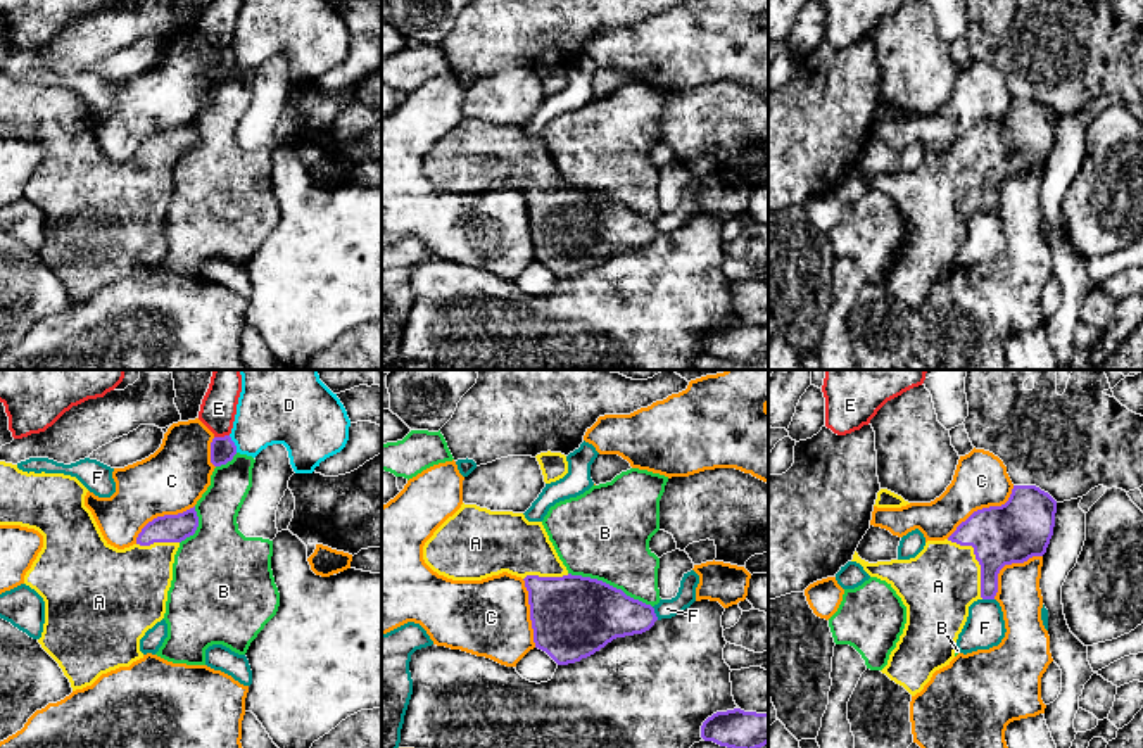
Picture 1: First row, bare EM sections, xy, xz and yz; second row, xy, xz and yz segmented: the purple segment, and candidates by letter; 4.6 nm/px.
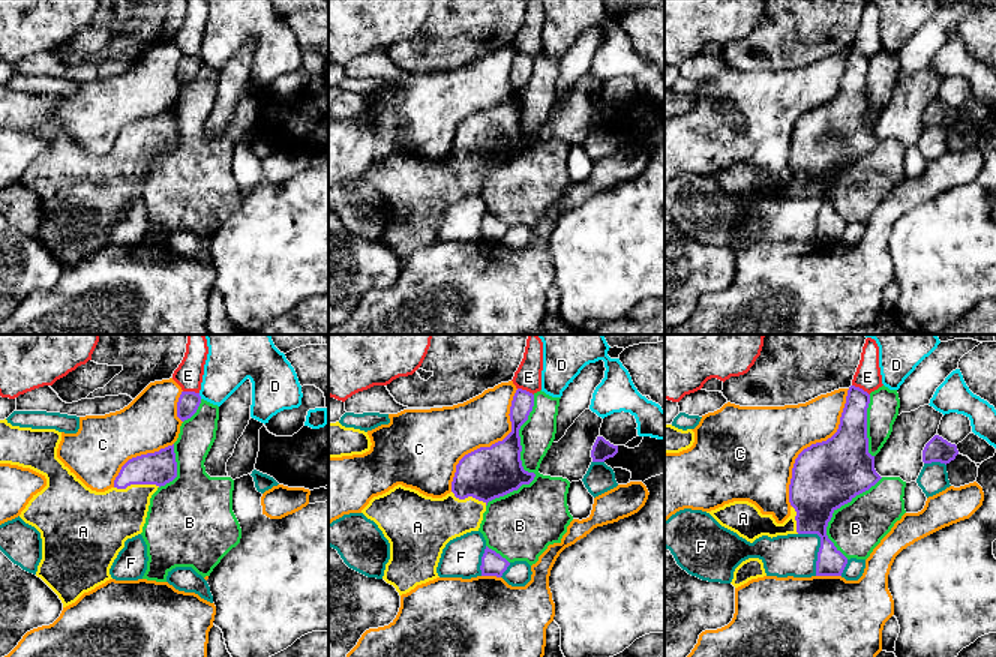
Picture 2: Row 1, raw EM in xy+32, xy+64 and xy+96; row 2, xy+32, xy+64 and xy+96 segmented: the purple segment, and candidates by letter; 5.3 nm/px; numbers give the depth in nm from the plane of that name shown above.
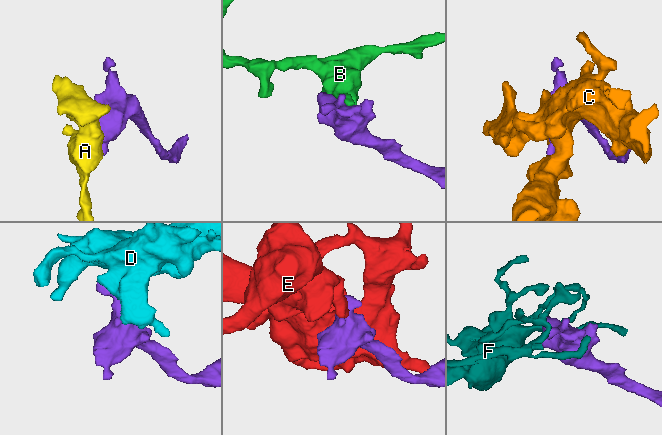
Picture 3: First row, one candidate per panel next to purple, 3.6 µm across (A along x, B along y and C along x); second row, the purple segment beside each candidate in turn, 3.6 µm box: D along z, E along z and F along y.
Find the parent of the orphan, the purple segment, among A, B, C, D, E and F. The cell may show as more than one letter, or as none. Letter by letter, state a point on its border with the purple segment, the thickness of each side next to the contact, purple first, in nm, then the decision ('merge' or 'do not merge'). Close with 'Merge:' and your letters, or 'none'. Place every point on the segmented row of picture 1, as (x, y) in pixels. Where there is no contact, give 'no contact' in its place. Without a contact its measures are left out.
A: contact yz (976, 558); calibres 280 and 340 nm; merge
B: contact xz (608, 584); calibres 380 and 420 nm; do not merge
C: contact yz (983, 508); calibres 280 and 260 nm; do not merge
D: contact xy (233, 444); calibres 120 and 340 nm; do not merge
E: contact xy (221, 437); calibres 120 and 170 nm; do not merge
F: contact xz (655, 614); calibres 260 and 90 nm; do not merge
Merge: A

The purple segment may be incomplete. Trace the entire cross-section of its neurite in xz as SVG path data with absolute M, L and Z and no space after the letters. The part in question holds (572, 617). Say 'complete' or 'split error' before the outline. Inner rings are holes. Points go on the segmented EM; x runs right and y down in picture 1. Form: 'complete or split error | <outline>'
split error | M463 503L425 542L423 560L433 572L452 580L482 580L502 572L521 577L528 591L535 648L558 665L580 662L616 637L642 634L658 620L651 605L627 596L622 589L572 575L542 522L528 522L523 513L490 511Z

